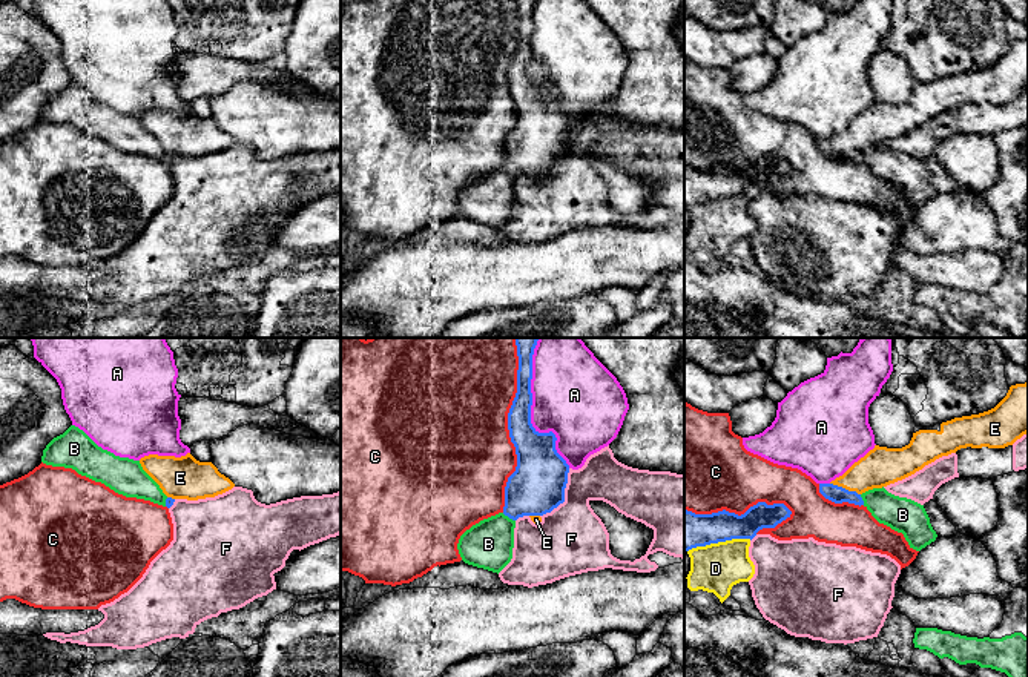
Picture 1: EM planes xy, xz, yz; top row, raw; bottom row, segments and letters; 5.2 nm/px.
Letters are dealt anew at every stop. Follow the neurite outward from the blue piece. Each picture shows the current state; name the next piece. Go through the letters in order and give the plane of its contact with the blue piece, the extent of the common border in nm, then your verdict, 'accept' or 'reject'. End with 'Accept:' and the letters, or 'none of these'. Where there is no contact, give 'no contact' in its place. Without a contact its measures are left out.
A: contact in xz; length 650 nm; reject
B: contact in xz; length 80 nm; reject
C: contact in xz; length 900 nm; reject
D: contact in yz; length 340 nm; reject
E: contact in yz; length 170 nm; accept
F: contact in xz; length 300 nm; reject
Accept: E

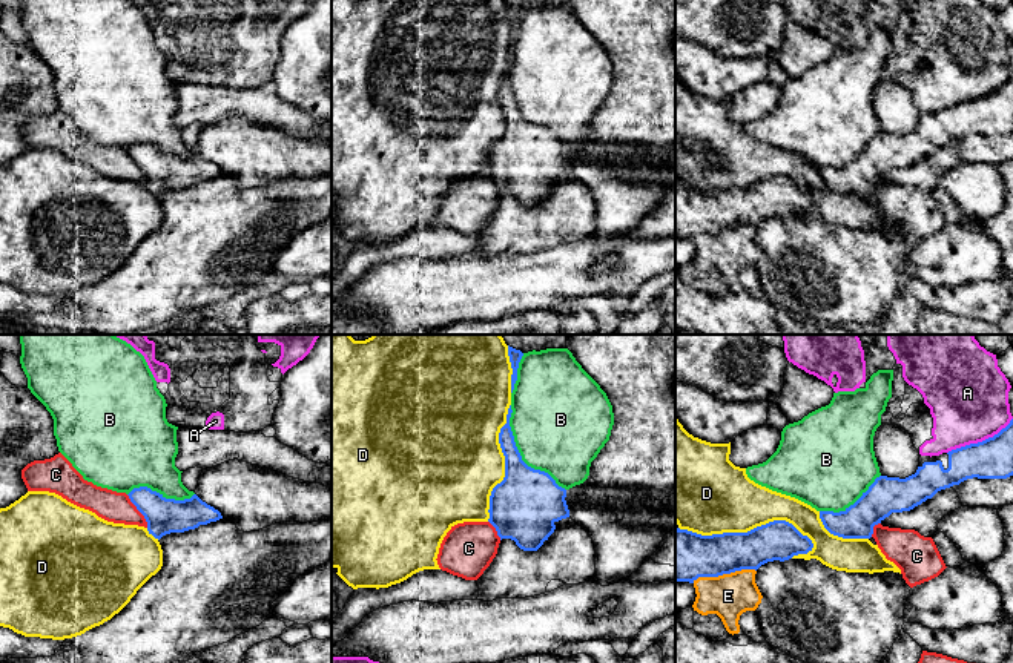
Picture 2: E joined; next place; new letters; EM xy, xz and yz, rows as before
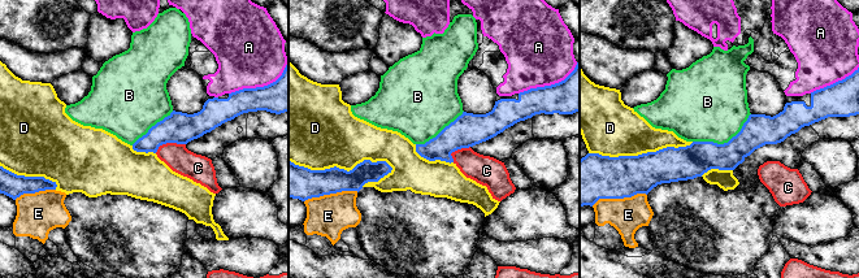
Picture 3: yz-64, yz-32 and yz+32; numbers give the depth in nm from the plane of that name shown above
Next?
A: contact in yz; length 400 nm; reject
B: contact in xz; length 550 nm; reject
C: contact in xy; length 200 nm; reject
D: contact in yz; length 700 nm; reject
E: contact in yz; length 340 nm; reject
Accept: none of these

